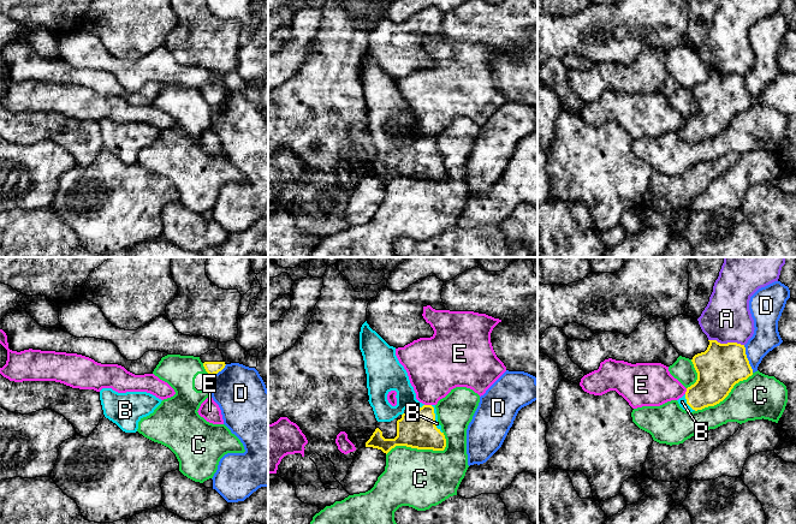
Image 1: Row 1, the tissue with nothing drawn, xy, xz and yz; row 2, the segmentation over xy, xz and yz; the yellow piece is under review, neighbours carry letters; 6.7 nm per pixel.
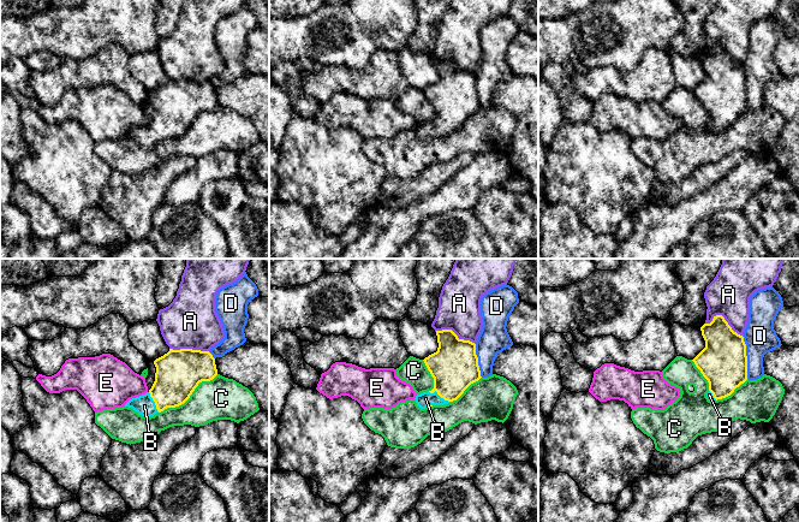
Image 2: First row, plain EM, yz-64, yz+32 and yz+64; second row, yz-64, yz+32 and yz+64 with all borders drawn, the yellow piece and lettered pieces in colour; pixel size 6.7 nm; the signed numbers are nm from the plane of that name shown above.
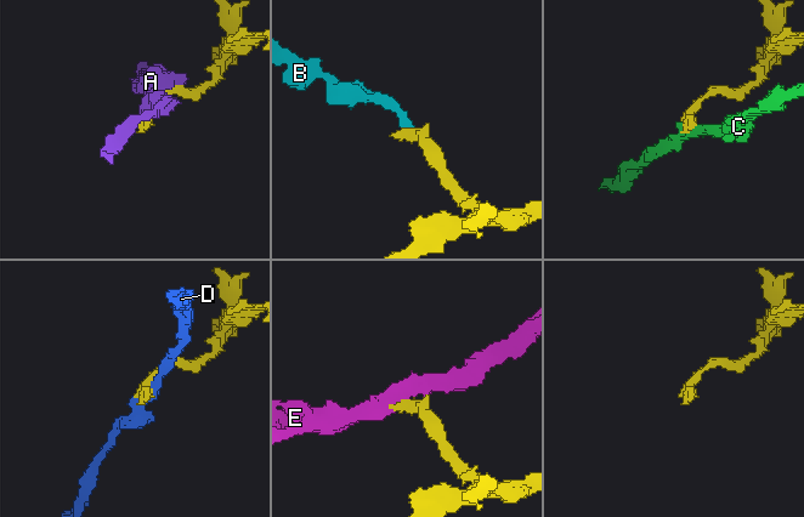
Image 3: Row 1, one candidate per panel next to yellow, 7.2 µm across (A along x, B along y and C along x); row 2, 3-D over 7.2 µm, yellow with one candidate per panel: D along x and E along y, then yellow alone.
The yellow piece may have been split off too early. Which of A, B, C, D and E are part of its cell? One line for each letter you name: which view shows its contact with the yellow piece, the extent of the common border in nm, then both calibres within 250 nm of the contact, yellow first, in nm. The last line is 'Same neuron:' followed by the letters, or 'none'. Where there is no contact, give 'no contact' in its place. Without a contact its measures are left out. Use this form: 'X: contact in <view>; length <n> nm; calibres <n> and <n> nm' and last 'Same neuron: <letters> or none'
B: contact in yz; length 130 nm; calibres 260 and 60 nm
Same neuron: B

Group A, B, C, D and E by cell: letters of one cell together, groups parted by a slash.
A / B / C / D / E

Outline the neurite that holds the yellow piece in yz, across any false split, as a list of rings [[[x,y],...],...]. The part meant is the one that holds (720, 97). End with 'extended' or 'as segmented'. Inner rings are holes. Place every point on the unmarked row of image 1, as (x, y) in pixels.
[[[708,72],[707,81],[691,90],[697,103],[696,113],[677,131],[689,143],[719,135],[736,114],[753,106],[744,76]]]; extended

